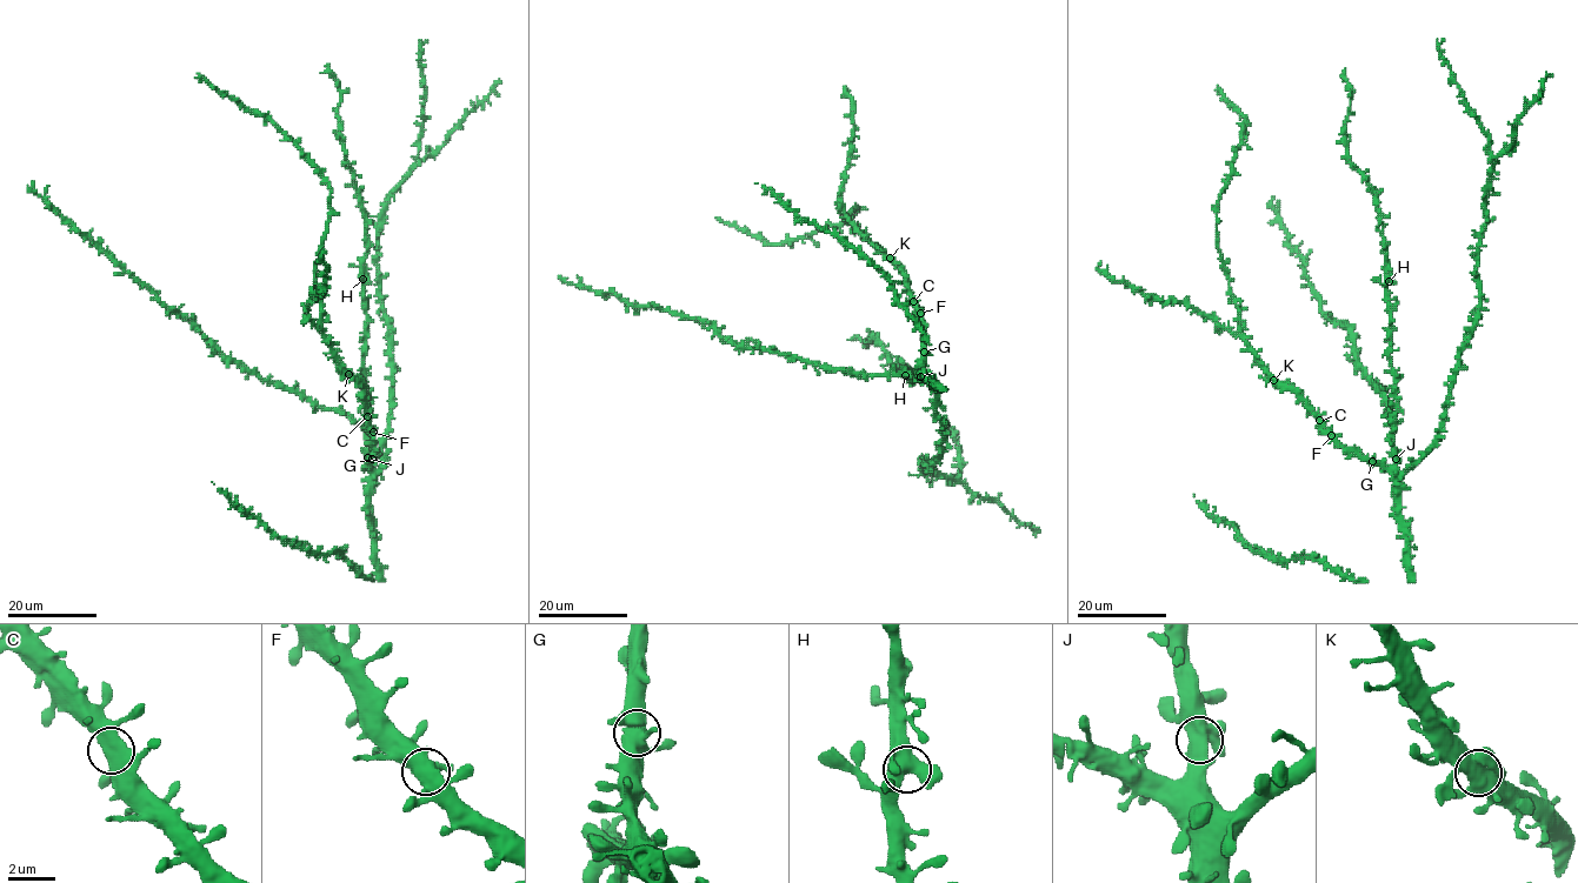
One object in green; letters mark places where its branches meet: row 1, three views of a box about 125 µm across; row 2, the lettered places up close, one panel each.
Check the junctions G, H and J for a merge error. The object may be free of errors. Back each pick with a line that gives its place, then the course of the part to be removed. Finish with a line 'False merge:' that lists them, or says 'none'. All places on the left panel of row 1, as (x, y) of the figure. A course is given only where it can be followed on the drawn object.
False merge: none

